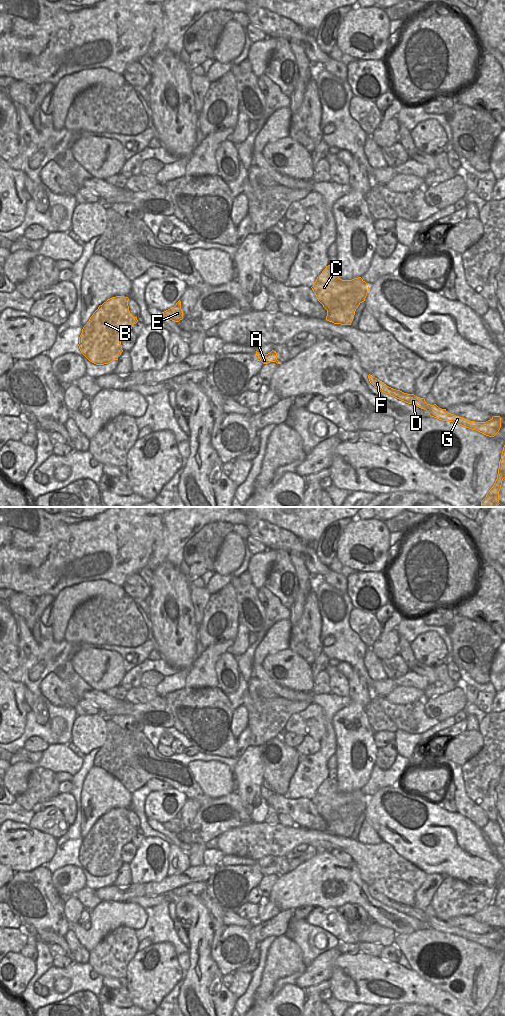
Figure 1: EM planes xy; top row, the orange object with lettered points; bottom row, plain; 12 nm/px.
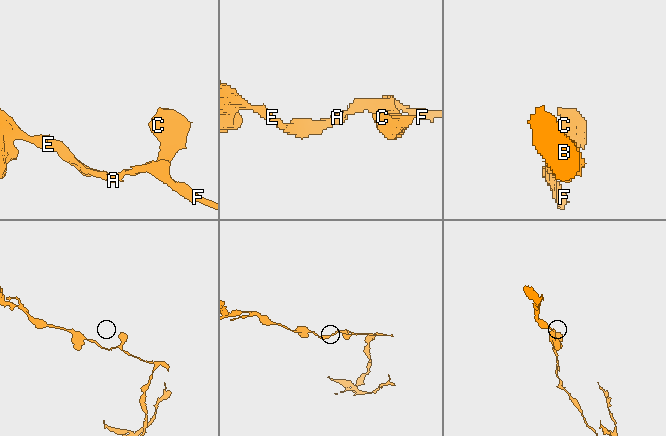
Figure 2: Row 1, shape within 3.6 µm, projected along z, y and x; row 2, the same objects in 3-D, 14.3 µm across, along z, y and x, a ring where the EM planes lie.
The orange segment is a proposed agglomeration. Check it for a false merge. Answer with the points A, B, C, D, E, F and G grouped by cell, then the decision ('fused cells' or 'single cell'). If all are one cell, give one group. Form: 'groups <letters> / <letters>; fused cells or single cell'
groups A B C D E F G; single cell

